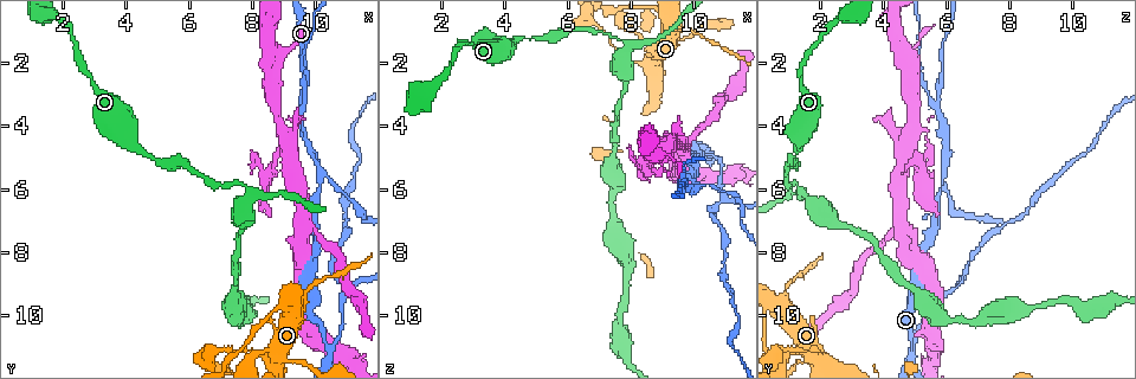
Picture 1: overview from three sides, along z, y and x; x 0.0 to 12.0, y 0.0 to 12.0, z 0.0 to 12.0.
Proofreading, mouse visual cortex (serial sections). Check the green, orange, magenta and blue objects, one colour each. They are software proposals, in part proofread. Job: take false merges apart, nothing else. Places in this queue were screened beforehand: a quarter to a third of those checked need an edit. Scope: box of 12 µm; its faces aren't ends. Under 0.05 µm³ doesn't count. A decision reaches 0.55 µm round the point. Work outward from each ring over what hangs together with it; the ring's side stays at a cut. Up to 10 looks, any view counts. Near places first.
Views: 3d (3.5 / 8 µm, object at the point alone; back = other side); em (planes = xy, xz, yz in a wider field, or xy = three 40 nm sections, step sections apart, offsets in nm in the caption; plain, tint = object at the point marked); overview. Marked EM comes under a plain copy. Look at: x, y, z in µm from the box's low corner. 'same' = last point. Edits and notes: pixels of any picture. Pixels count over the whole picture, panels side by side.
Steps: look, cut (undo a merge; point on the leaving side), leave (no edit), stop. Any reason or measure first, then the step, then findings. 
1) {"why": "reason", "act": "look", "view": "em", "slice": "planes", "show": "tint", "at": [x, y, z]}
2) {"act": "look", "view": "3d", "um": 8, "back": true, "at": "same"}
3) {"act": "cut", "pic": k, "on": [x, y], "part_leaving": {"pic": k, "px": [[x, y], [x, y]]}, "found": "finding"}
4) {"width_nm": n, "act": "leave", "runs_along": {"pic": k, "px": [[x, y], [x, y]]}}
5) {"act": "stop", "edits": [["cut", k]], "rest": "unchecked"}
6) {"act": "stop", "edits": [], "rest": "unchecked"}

{"why": "three arms meet", "act": "look", "view": "3d", "um": 8, "at": [10.5, 11.0, 5.0]}

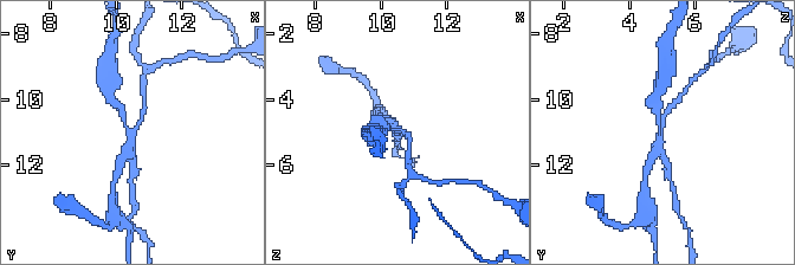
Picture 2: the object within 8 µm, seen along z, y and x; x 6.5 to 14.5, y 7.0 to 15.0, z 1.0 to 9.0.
{"why": "zoom in", "act": "look", "view": "3d", "um": 3.5, "at": [10.6, 11.1, 5.0]}

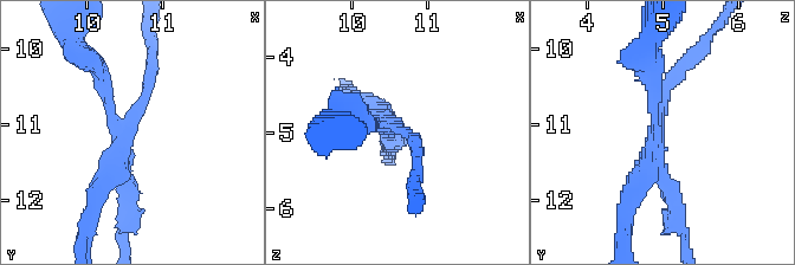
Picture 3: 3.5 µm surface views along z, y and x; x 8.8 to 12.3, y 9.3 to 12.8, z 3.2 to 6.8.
{"arms": 3, "arm_widths_nm": [200, 250, 300], "why": "shape alone is not enough", "act": "look", "view": "em", "slice": "xy", "step": 5, "show": "tint", "at": [10.55, 11.05, 4.95]}

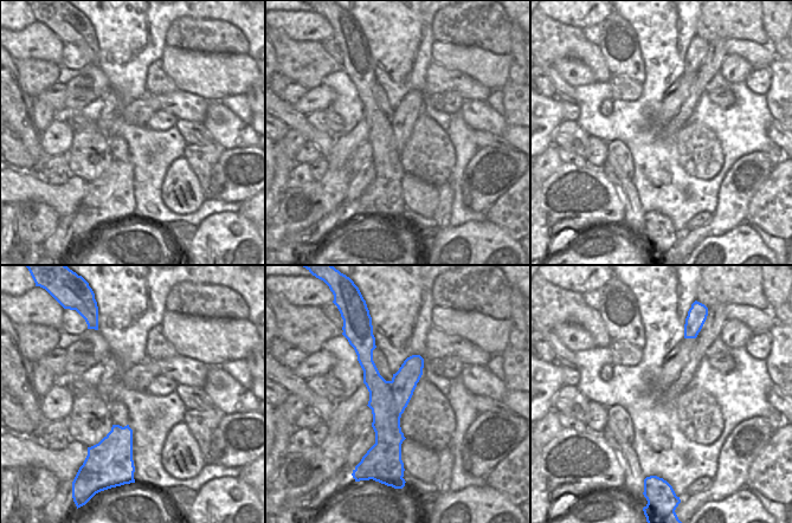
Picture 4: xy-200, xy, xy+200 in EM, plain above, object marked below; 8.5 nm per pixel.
{"width_nm": 320, "act": "cut", "pic": 3, "on": [625, 202], "part_leaving": {"pic": 3, "px": [[660, 115], [670, 82], [712, 31]]}, "found": "a second cell is stuck on"}

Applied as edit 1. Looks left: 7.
{"why": "redraw", "act": "look", "view": "overview"}

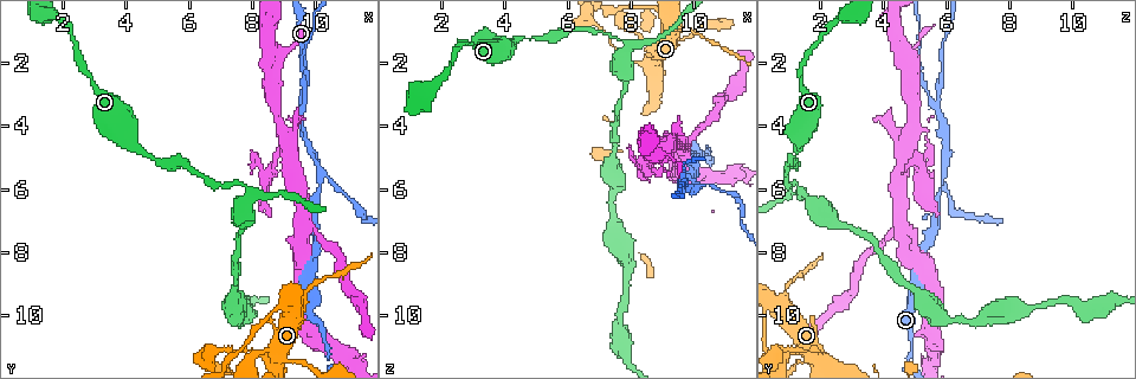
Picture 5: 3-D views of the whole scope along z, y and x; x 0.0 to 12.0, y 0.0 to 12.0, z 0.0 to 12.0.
{"why": "abrupt turn", "act": "look", "view": "3d", "um": 3.5, "at": [9.8, 9.1, 0.9]}

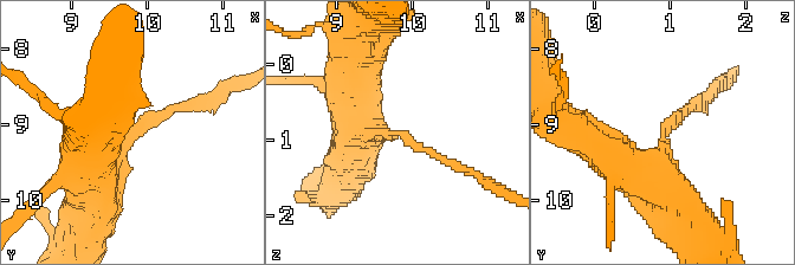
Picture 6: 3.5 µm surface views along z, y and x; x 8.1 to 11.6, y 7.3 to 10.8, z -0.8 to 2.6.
{"why": "shape alone is not enough", "act": "look", "view": "em", "slice": "planes", "show": "tint", "at": [9.80, 9.15, 0.90]}

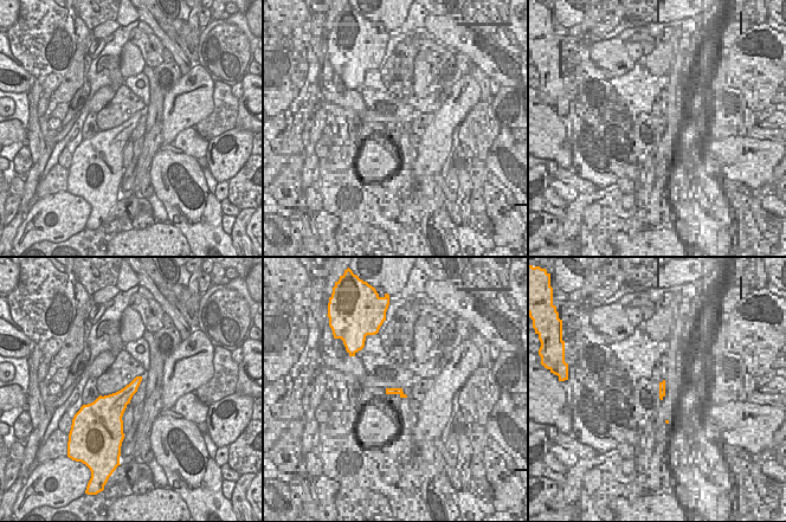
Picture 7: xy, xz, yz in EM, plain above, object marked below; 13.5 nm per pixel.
{"act": "leave", "runs_along": {"pic": 6, "px": [[90, 189], [122, 139], [192, 103]]}, "found": "all the same cell"}

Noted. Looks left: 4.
{"why": "thin neck", "act": "look", "view": "3d", "um": 8, "at": [10.2, 5.7, 5.9]}

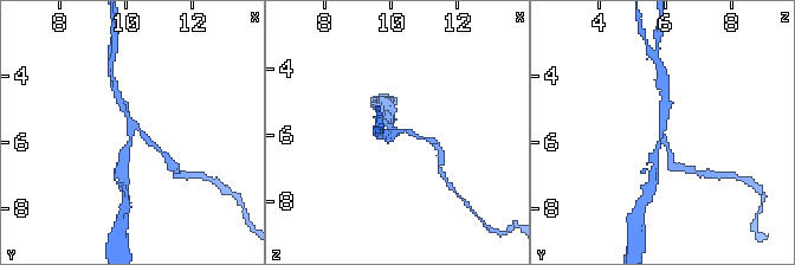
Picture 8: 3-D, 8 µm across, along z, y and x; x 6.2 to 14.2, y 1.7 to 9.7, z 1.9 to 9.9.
{"why": "closer look", "act": "look", "view": "3d", "um": 3.5, "at": [10.1, 5.8, 5.8]}

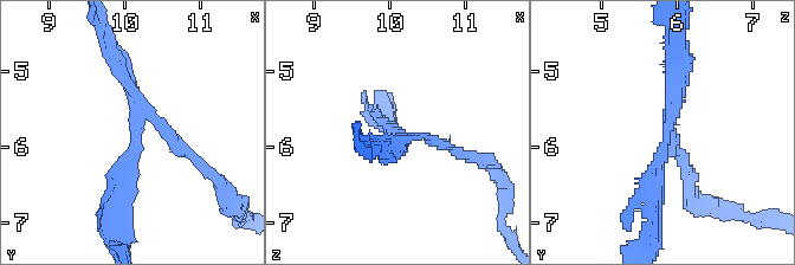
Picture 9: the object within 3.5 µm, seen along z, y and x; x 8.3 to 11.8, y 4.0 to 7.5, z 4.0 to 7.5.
{"arms": 3, "arm_widths_nm": [150, 150, 200], "act": "look", "view": "em", "slice": "planes", "show": "tint", "at": [10.10, 5.70, 5.90]}

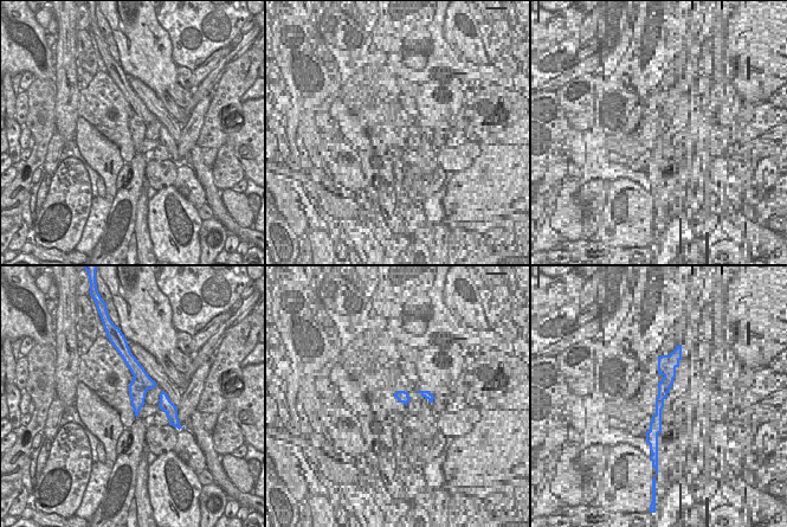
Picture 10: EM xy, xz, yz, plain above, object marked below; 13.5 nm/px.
{"act": "cut", "pic": 9, "on": [672, 150], "found": "a second cell is stuck on"}

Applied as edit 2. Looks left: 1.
{"act": "stop", "edits": [["cut", 3], ["cut", 9]], "rest": "unchecked"}

